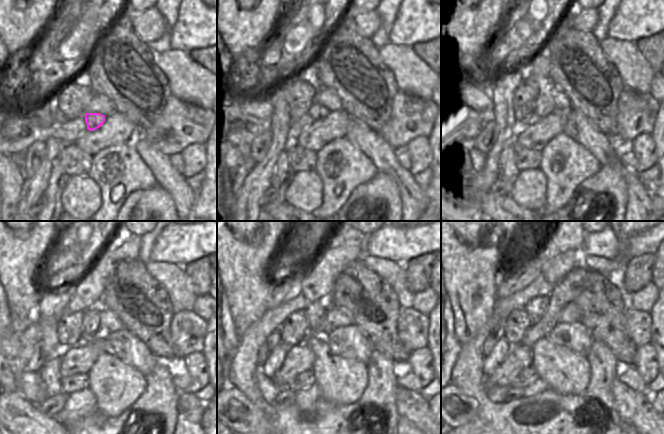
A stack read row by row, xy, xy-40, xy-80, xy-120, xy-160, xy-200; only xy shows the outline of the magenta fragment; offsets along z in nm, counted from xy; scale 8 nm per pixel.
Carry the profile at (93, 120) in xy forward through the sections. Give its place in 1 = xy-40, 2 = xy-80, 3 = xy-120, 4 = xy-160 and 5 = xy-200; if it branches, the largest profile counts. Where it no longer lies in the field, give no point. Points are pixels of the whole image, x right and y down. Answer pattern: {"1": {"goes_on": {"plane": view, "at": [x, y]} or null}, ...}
{"1": {"goes_on": {"plane": "xy-40", "at": [317, 111]}}, "2": {"goes_on": {"plane": "xy-80", "at": [544, 106]}}, "3": {"goes_on": {"plane": "xy-120", "at": [92, 316]}}, "4": {"goes_on": {"plane": "xy-160", "at": [315, 313]}}, "5": {"goes_on": {"plane": "xy-200", "at": [536, 308]}}}

